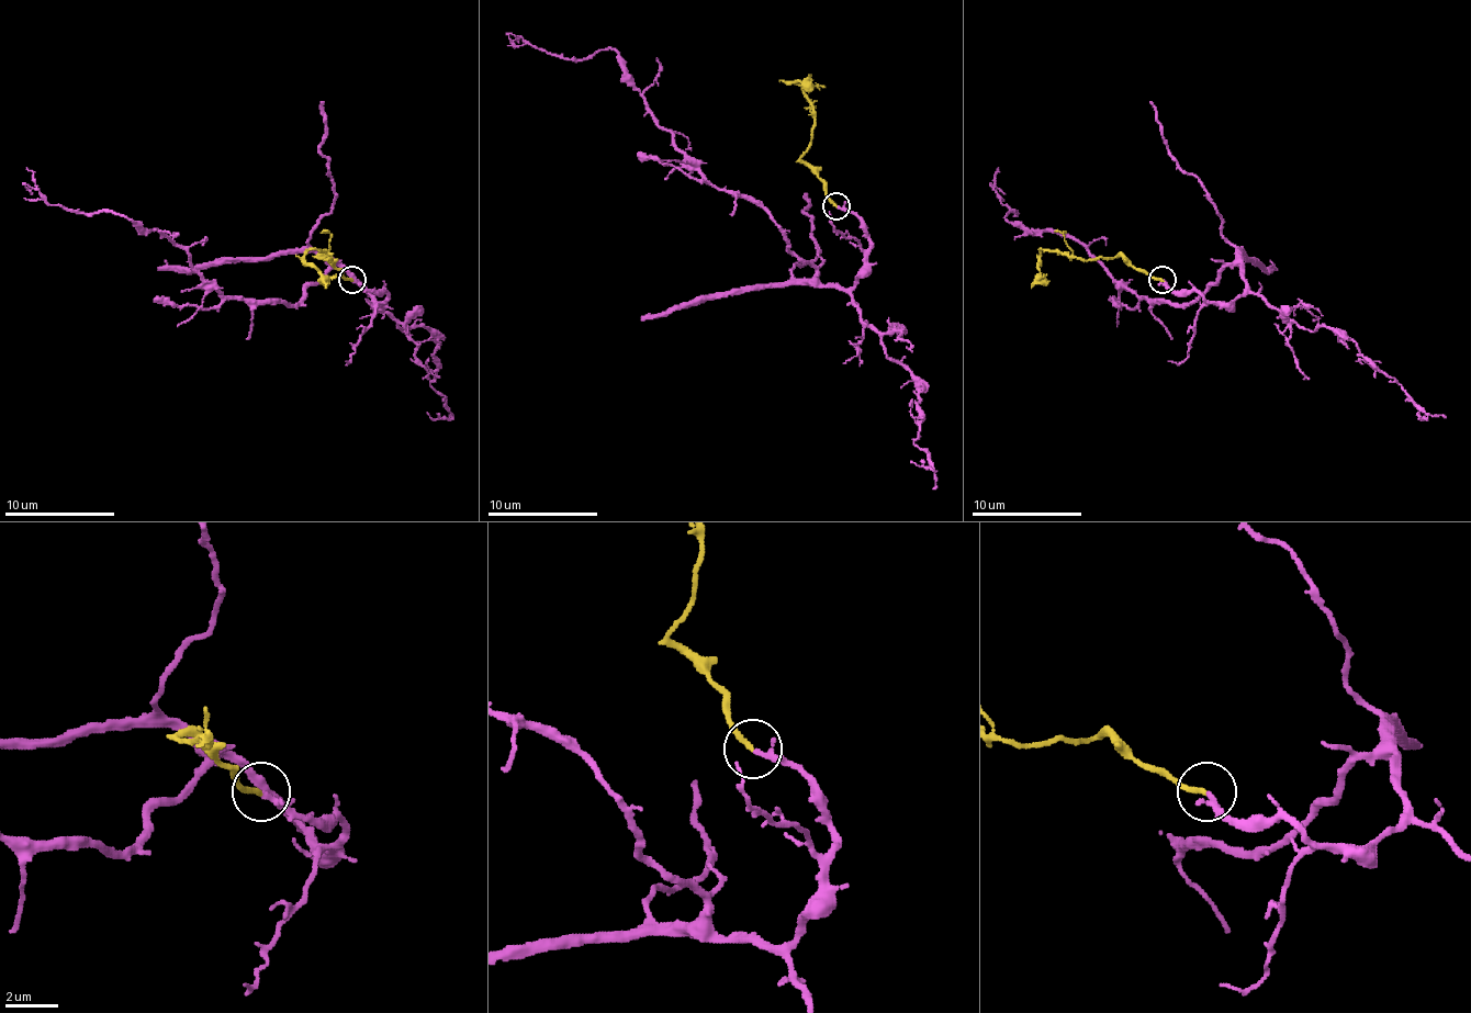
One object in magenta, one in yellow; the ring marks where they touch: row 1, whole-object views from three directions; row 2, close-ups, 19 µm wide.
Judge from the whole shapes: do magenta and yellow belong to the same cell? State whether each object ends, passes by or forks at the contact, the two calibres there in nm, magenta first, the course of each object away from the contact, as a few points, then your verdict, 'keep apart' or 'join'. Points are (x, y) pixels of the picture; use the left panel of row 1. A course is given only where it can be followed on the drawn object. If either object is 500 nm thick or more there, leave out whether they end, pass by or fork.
magenta passes by | yellow ends | 160/200 nm | magenta via (351, 280), (384, 300), (338, 263), (293, 305), (227, 300), (158, 231), (111, 211), (51, 205), (25, 167) | yellow via (351, 280), (322, 255), (318, 258), (329, 261), (329, 255), (313, 249), (305, 255), (324, 274), (340, 274) | join

